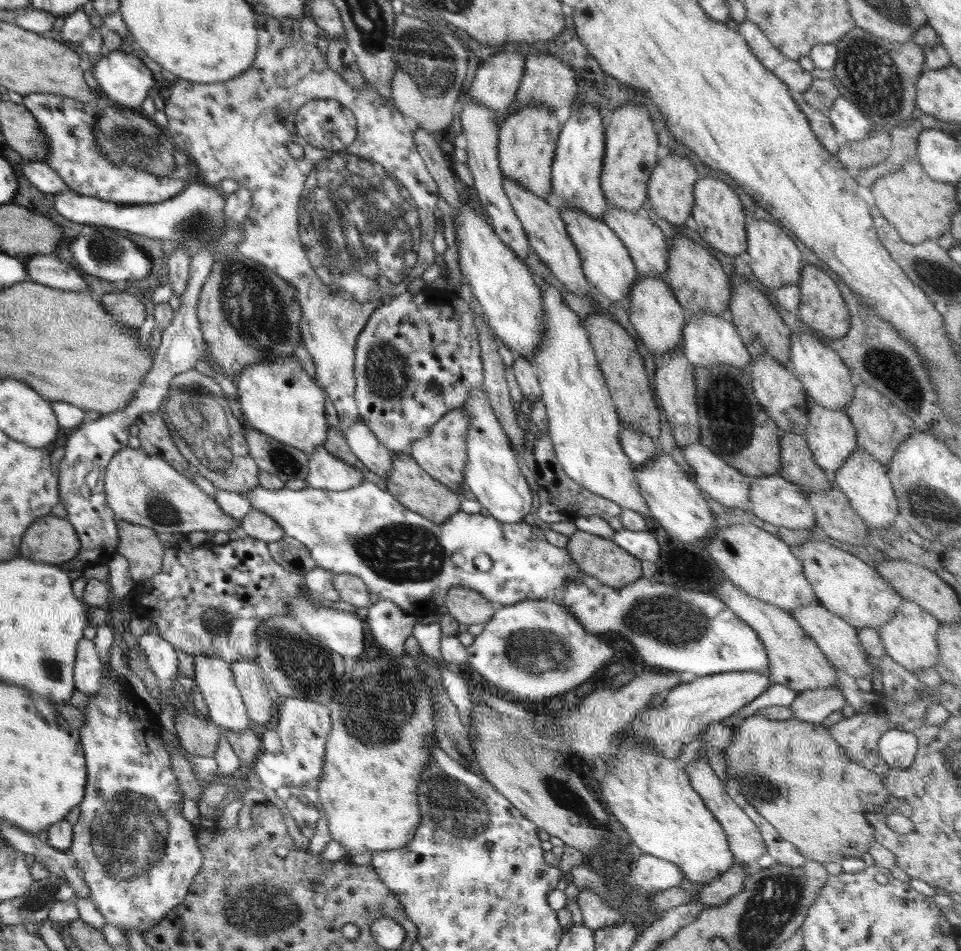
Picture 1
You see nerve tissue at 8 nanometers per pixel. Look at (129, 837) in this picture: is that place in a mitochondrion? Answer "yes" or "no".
yes

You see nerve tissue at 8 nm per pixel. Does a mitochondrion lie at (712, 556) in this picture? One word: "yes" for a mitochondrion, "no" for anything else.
no

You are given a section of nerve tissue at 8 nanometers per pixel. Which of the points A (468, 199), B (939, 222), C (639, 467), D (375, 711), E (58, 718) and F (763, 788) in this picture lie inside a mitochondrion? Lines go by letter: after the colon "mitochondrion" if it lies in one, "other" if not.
A: other
B: other
C: other
D: mitochondrion
E: other
F: mitochondrion

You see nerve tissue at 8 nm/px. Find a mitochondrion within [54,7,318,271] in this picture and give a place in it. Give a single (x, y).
(136, 139)

